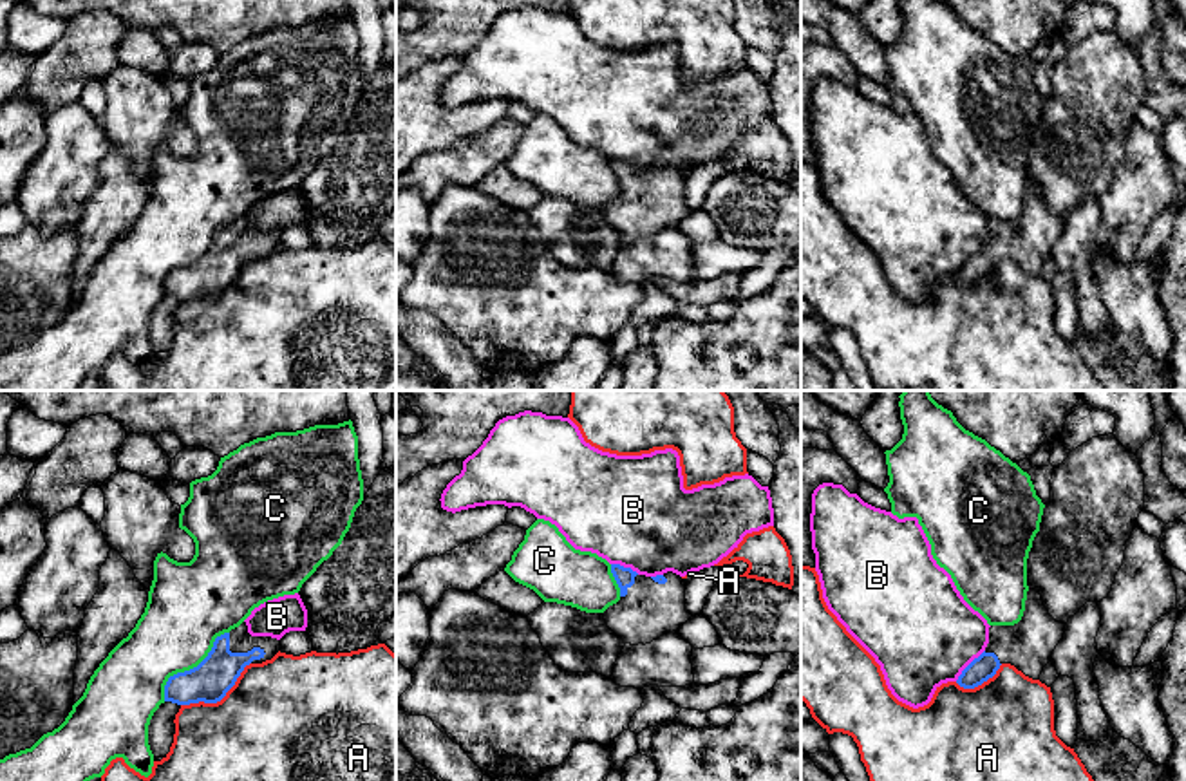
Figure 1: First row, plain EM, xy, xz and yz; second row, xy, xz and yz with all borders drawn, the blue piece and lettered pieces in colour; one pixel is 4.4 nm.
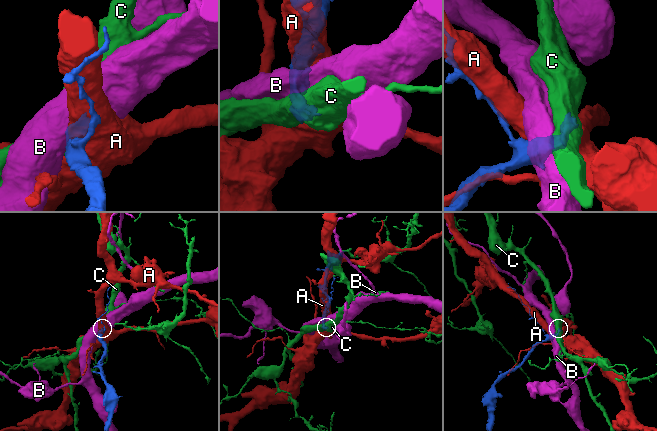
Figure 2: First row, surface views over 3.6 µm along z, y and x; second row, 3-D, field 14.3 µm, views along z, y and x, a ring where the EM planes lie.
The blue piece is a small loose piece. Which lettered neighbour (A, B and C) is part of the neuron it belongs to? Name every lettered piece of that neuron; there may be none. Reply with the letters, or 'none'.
none

